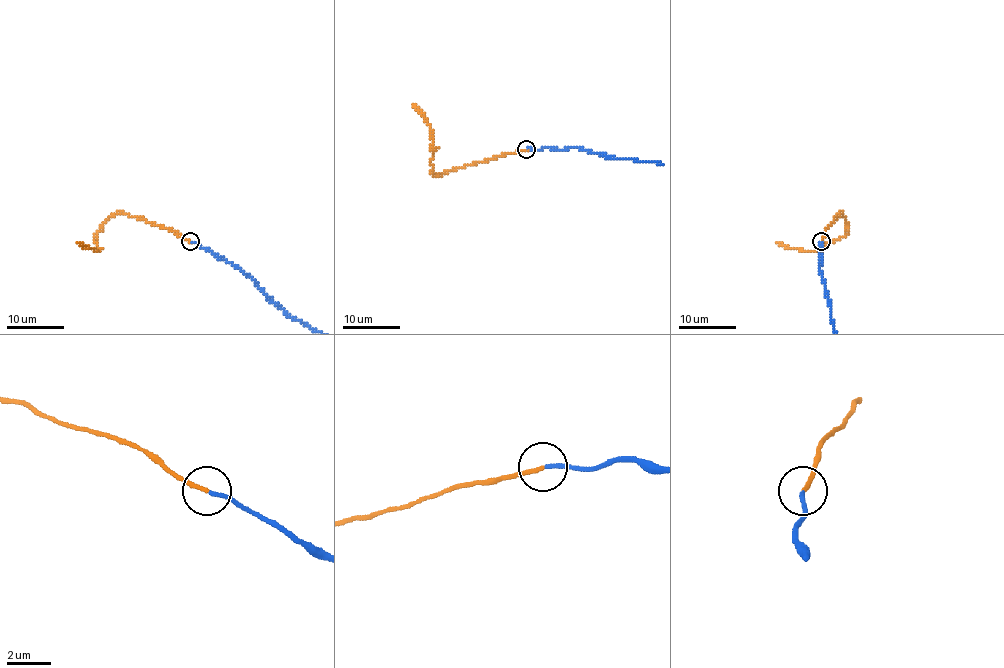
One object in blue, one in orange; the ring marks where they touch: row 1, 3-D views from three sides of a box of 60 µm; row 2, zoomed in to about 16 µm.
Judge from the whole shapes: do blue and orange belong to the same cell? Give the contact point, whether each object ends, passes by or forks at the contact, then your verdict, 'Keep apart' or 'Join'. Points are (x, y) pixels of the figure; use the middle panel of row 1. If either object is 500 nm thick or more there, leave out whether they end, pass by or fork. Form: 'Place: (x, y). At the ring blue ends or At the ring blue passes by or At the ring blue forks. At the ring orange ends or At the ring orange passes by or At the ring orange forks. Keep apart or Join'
Place: (526, 149). At the ring blue ends. At the ring orange ends. Join

